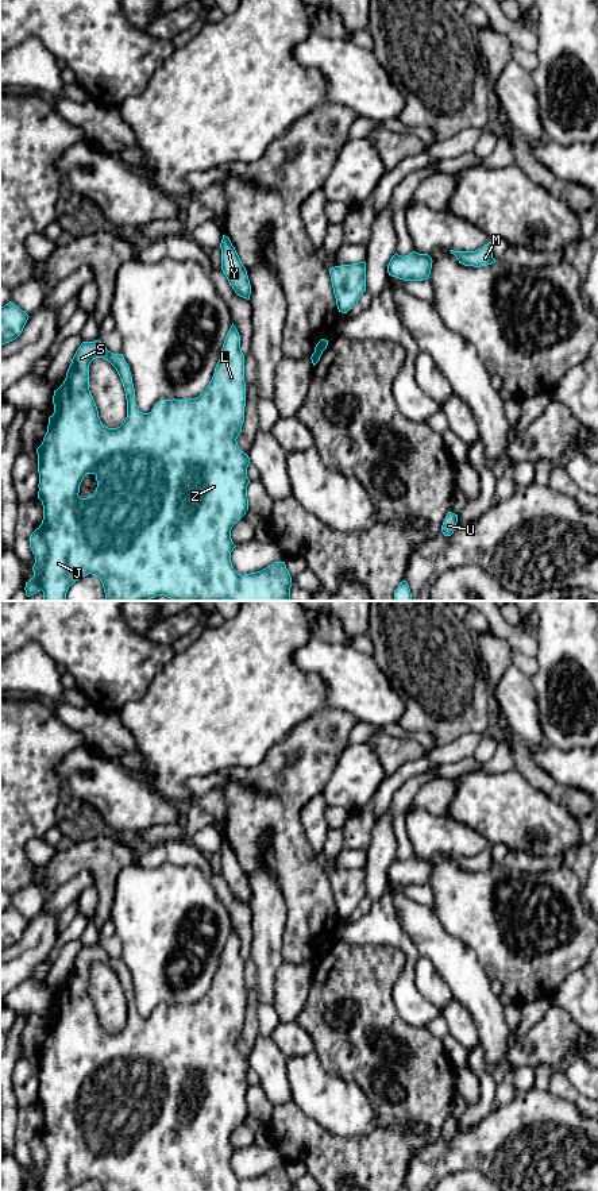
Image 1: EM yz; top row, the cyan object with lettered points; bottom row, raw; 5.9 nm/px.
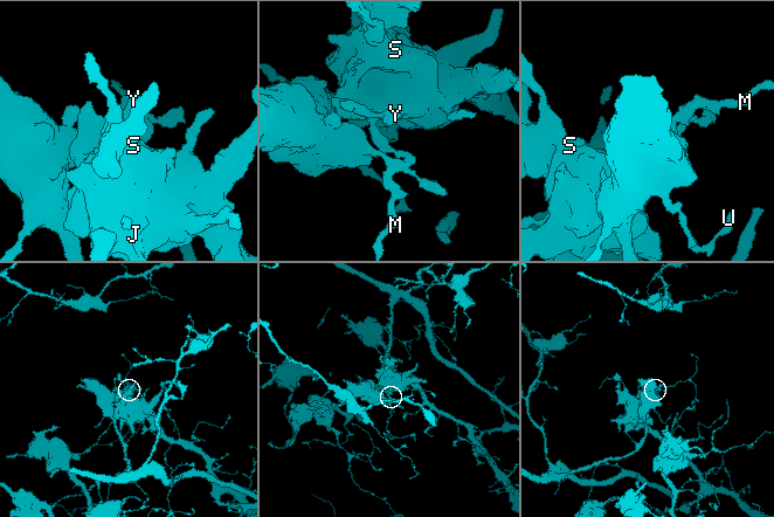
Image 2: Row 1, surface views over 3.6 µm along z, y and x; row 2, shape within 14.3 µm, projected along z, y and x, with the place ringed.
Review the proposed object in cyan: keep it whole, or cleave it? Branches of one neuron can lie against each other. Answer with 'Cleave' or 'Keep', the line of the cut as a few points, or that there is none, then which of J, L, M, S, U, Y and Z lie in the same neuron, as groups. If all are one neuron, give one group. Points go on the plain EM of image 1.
Cleave. Split along yz (38, 1133), (47, 1155), (42, 1190). Groups: J L S Y Z / M U

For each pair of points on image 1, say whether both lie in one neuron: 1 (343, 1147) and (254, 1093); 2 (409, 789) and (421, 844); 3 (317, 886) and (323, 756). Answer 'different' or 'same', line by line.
1: different
2: different
3: same

